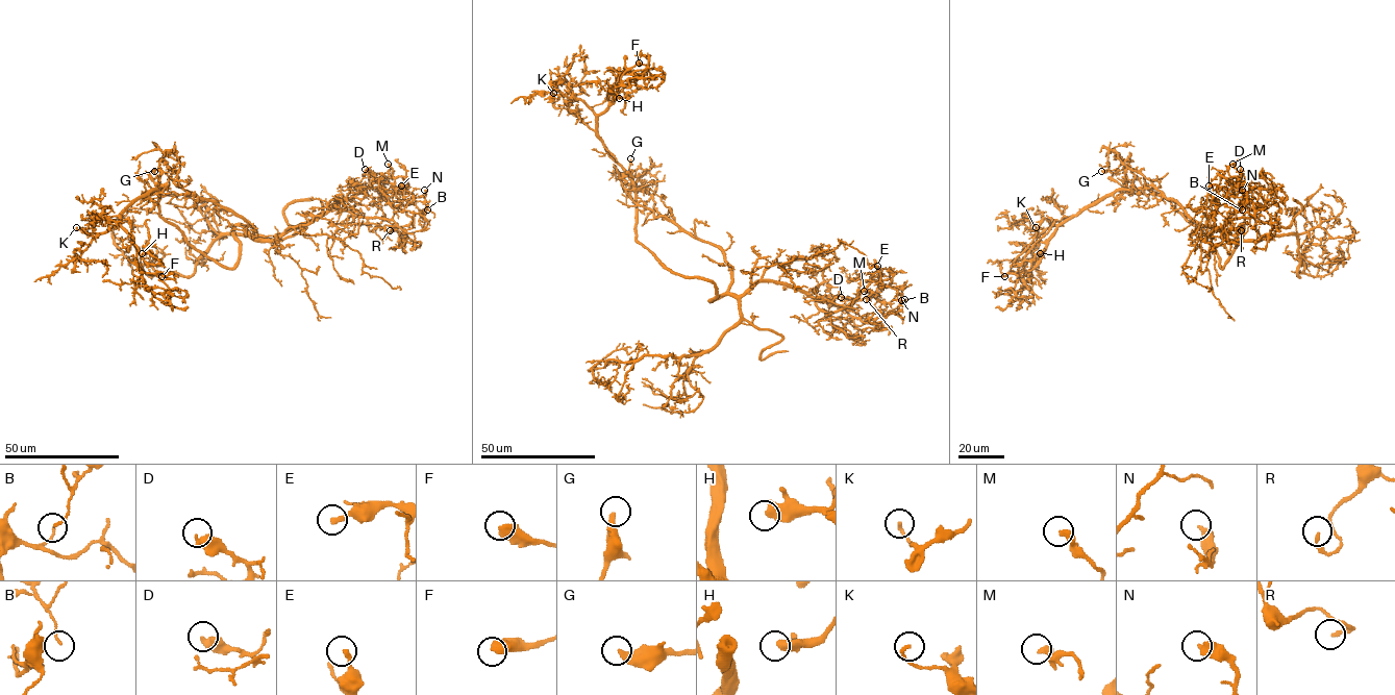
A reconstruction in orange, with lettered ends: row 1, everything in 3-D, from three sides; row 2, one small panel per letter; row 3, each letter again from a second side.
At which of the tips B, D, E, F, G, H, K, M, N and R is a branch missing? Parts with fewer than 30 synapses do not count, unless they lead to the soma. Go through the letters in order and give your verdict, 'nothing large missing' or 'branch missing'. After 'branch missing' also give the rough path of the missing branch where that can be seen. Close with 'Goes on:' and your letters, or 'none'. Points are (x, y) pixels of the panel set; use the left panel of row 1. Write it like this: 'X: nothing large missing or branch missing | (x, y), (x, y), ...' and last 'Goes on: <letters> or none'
B: nothing large missing
D: nothing large missing
E: nothing large missing
F: nothing large missing
G: nothing large missing
H: nothing large missing
K: nothing large missing
M: nothing large missing
N: nothing large missing
R: nothing large missing
Goes on: none

